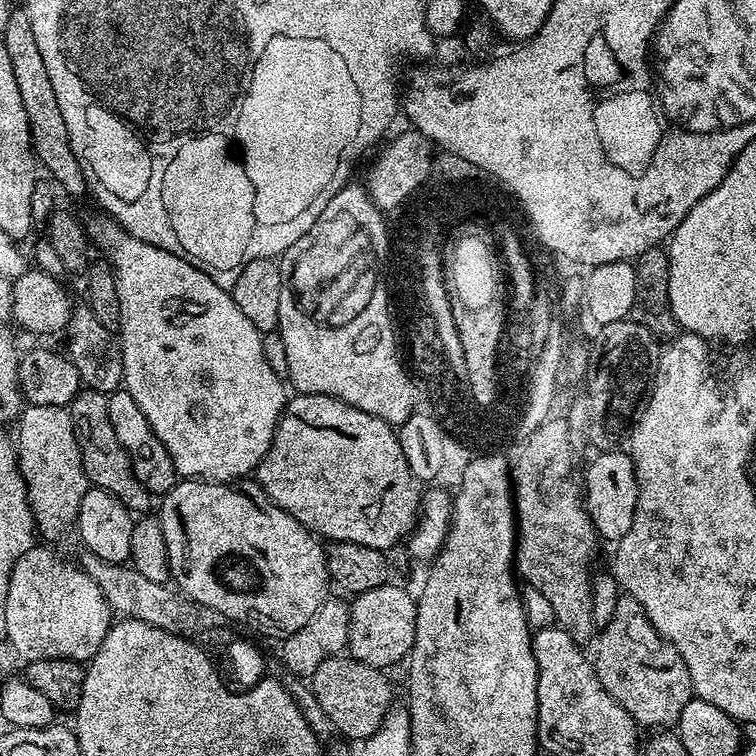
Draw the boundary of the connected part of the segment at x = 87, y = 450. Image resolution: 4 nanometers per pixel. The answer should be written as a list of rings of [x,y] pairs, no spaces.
[[[85,387],[68,404],[67,410],[70,414],[70,422],[74,426],[74,438],[78,442],[78,450],[82,458],[82,470],[86,474],[89,485],[93,488],[101,488],[110,494],[114,494],[114,498],[118,498],[118,502],[125,504],[128,507],[128,511],[133,514],[147,513],[151,509],[148,507],[151,506],[152,500],[154,504],[154,496],[153,493],[146,491],[142,484],[138,482],[138,478],[134,478],[132,463],[122,446],[122,442],[118,442],[118,434],[114,434],[114,426],[110,426],[108,396]]]

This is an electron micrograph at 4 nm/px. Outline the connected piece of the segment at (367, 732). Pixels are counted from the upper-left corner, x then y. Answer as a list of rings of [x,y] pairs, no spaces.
[[[337,654],[326,658],[318,670],[310,677],[312,696],[318,707],[324,711],[324,716],[349,741],[363,742],[378,730],[393,707],[392,684],[385,673],[379,668],[363,664],[347,654]]]

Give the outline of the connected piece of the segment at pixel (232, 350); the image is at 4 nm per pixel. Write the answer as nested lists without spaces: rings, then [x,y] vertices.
[[[107,214],[92,216],[86,220],[86,231],[88,239],[101,252],[103,259],[112,270],[112,276],[116,280],[118,288],[118,306],[120,307],[120,330],[118,341],[124,367],[123,387],[138,402],[138,410],[146,414],[146,422],[150,422],[150,430],[158,434],[158,442],[166,446],[166,454],[170,454],[170,462],[174,462],[174,470],[177,477],[190,480],[210,480],[218,484],[229,482],[240,482],[251,477],[256,467],[262,462],[262,458],[270,450],[272,439],[276,433],[276,427],[280,421],[280,415],[284,413],[286,395],[284,396],[285,381],[266,362],[266,354],[262,354],[262,333],[242,314],[238,302],[234,302],[229,289],[218,286],[198,266],[190,266],[178,254],[170,254],[170,250],[162,250],[158,246],[150,246],[150,242],[142,242],[134,238],[118,221],[113,220]]]

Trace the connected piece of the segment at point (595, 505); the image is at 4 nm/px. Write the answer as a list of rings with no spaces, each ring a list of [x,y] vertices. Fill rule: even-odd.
[[[624,450],[600,452],[588,464],[582,476],[582,499],[592,525],[596,527],[596,535],[601,541],[619,542],[626,530],[634,523],[634,510],[638,502],[636,471],[631,455]]]

